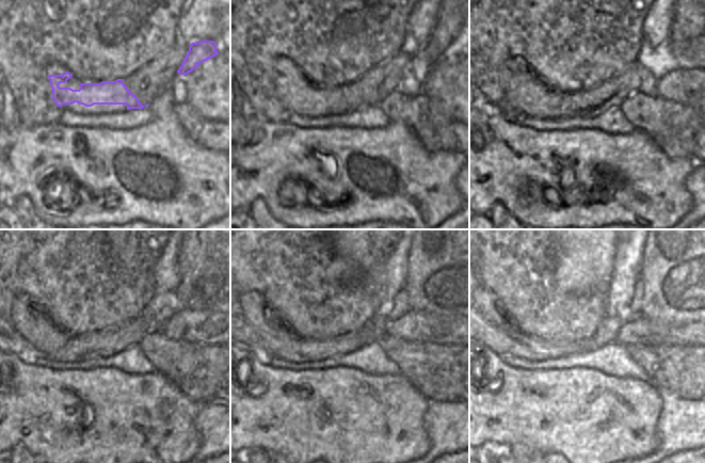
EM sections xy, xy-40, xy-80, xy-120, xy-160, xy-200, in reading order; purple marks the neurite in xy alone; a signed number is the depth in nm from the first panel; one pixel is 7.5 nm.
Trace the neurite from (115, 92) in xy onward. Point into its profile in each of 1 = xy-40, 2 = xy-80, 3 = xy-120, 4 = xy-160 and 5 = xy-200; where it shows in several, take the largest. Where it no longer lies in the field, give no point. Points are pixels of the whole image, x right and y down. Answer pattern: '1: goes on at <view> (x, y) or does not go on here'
1: goes on at xy-40 (297, 93)
2: goes on at xy-80 (540, 94)
3: goes on at xy-120 (41, 337)
4: goes on at xy-160 (274, 323)
5: goes on at xy-200 (507, 321)

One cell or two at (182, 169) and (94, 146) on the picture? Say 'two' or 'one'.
one

